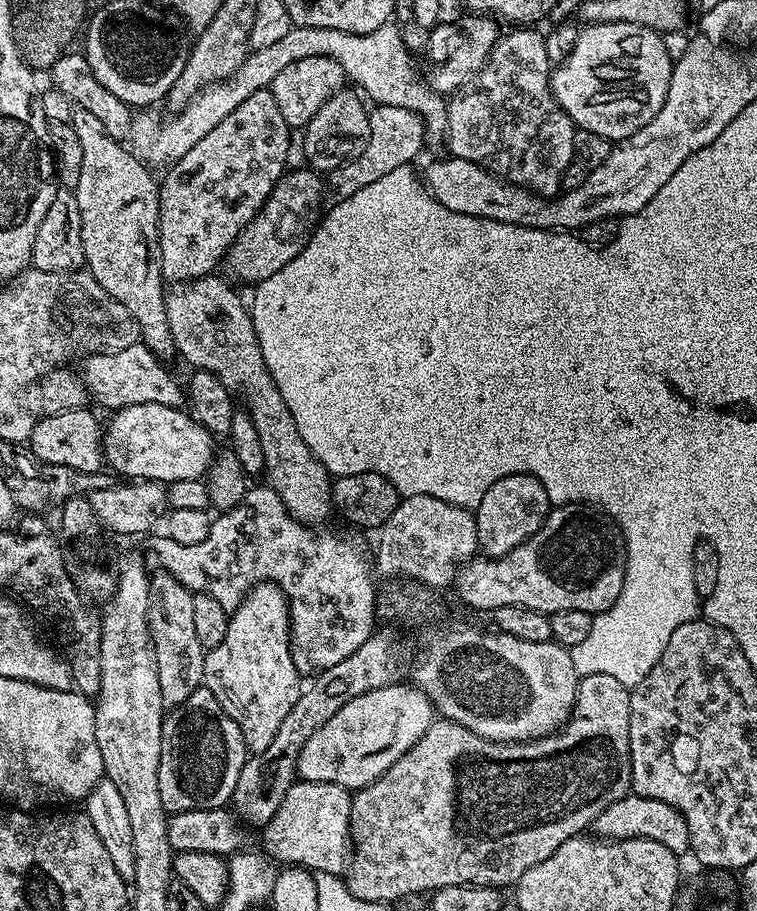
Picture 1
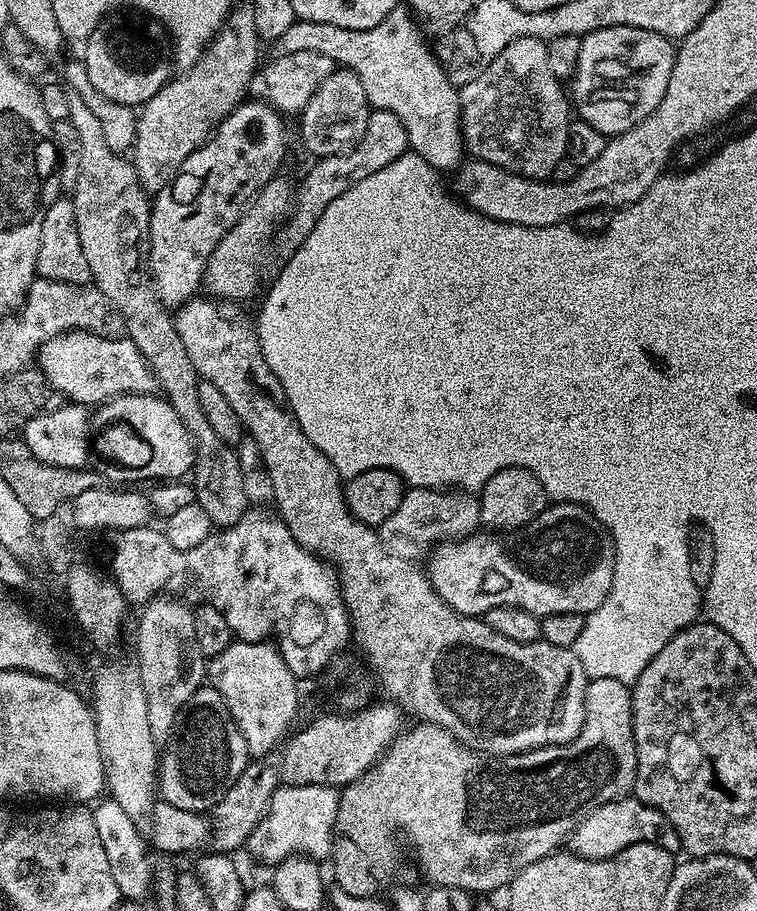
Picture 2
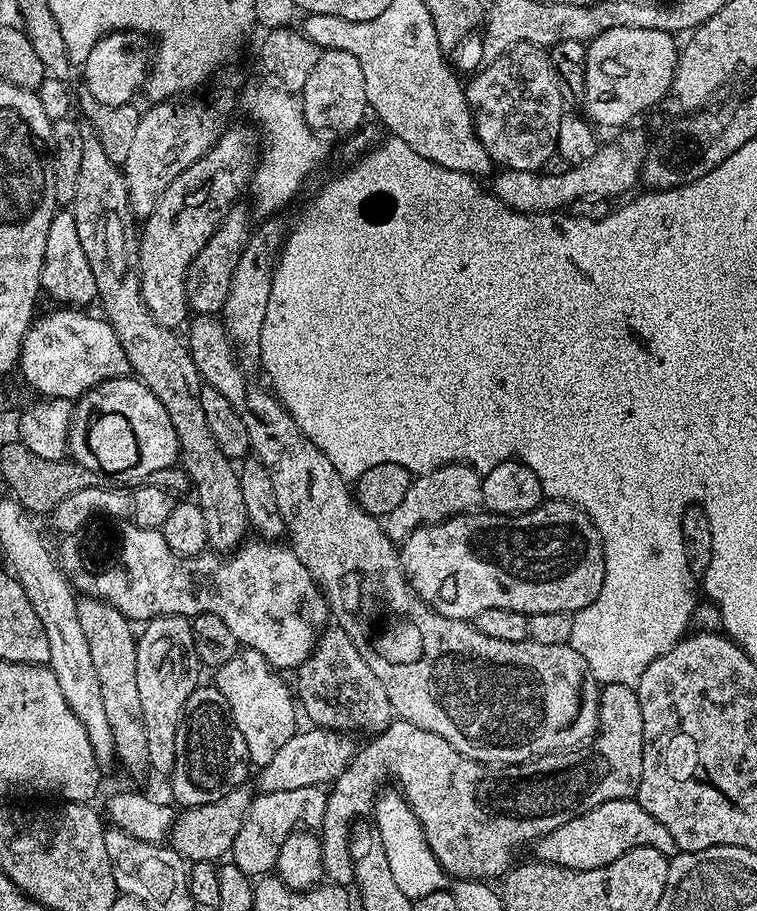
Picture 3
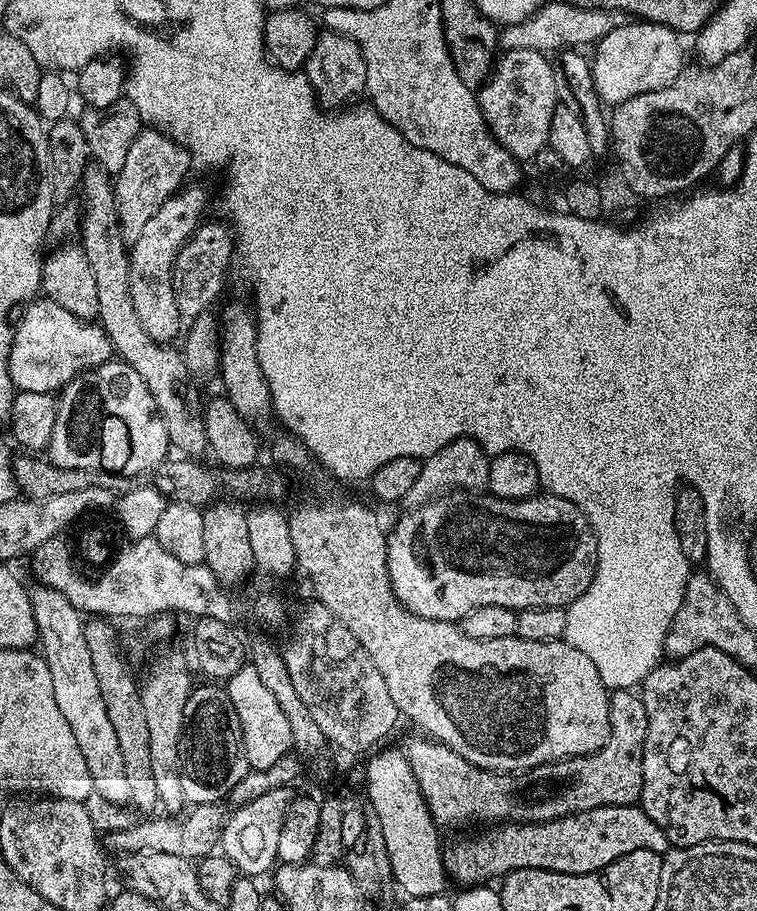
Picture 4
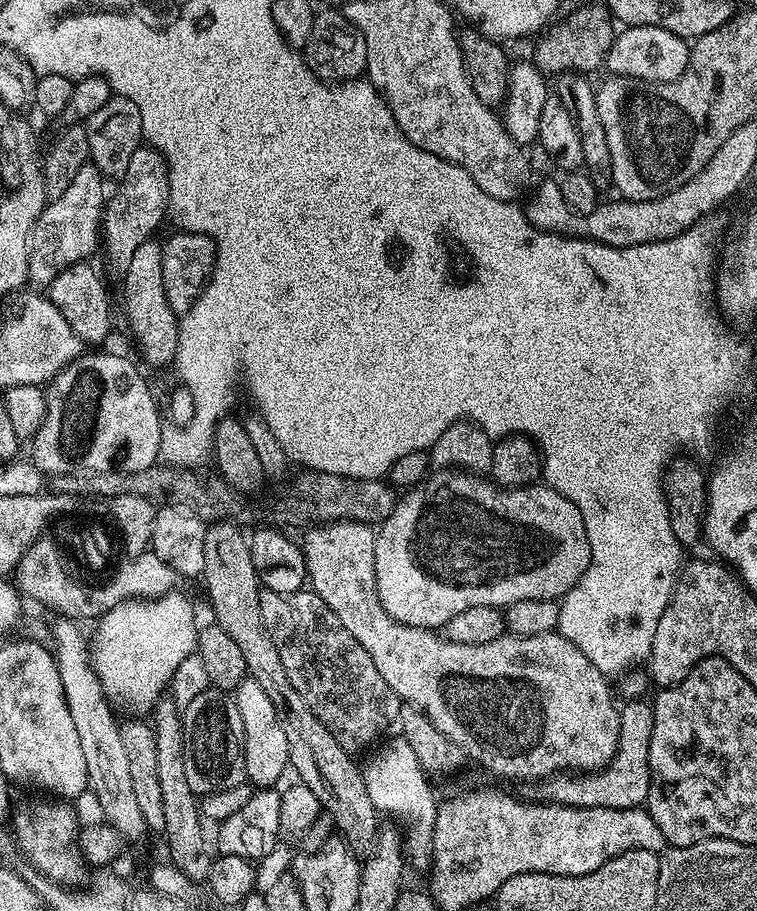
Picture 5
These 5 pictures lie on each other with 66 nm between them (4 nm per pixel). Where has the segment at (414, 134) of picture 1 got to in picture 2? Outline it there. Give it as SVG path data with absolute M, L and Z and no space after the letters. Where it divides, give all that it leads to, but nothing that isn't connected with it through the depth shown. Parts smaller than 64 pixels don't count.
M381 108L369 111L366 134L353 148L336 156L319 157L315 161L316 165L303 174L300 183L304 185L304 204L300 204L300 208L312 208L312 212L322 214L320 208L325 211L326 206L330 206L330 202L338 198L338 194L362 182L362 178L376 174L378 170L382 170L382 166L390 166L390 162L394 162L407 151L409 146L406 126L398 122L398 114L390 114Z

